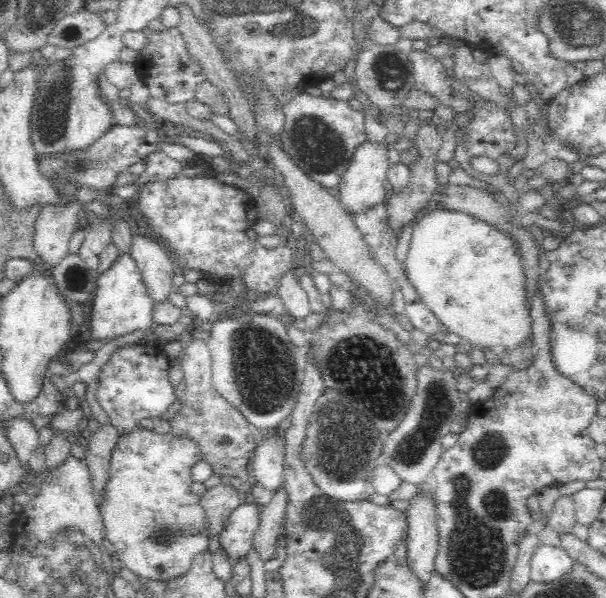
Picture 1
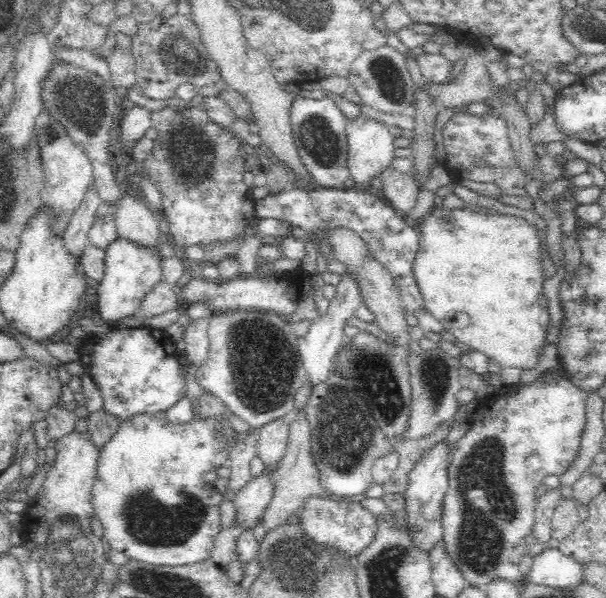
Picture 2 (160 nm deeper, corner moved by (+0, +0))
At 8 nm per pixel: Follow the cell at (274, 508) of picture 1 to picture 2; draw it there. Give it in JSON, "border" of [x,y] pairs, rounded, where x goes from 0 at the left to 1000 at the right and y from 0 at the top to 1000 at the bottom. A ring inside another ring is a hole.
{"border":[[[502,686],[488,692],[487,697],[479,699],[477,707],[477,734],[475,749],[470,753],[470,763],[462,773],[462,783],[454,793],[450,804],[449,833],[439,846],[436,860],[431,863],[432,883],[439,890],[450,888],[459,880],[472,878],[475,863],[482,863],[485,856],[492,855],[498,836],[508,826],[536,826],[531,811],[525,809],[526,791],[520,786],[512,761],[513,749],[513,719],[505,709],[505,697]]]}

